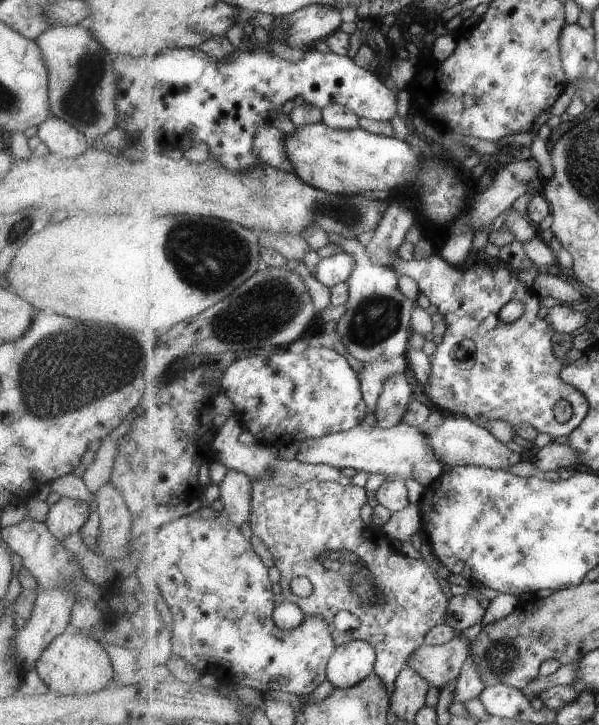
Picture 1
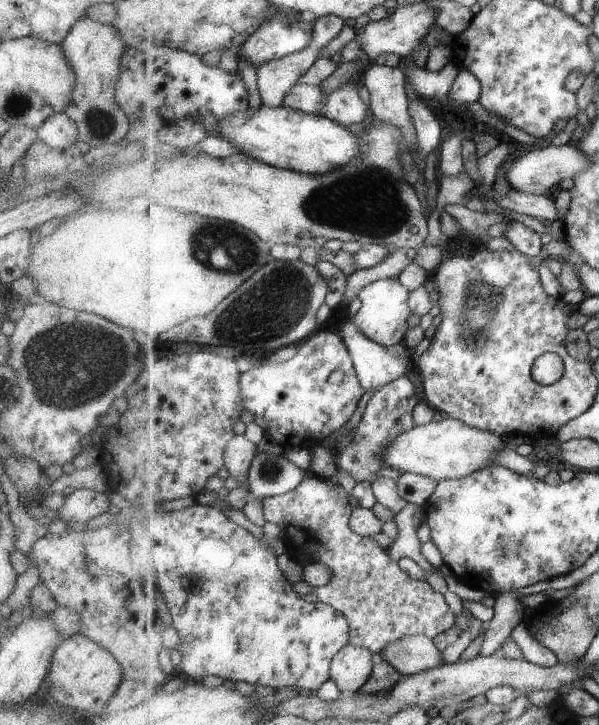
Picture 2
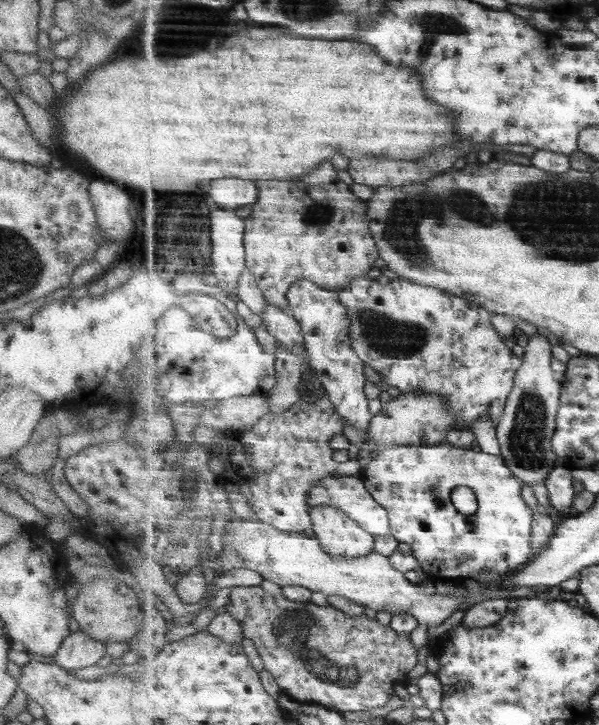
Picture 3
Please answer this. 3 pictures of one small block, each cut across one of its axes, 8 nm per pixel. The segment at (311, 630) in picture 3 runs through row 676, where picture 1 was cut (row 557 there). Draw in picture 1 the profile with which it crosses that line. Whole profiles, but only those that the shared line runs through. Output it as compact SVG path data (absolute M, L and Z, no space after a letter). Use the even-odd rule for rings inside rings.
M253 478L251 480L251 492L252 492L252 516L250 519L250 526L253 534L257 536L267 548L267 551L273 556L274 566L281 572L281 581L277 587L277 590L281 592L285 601L294 603L302 610L304 617L306 616L319 616L327 622L328 626L332 629L333 639L337 645L343 645L347 642L355 640L363 640L373 644L377 652L375 674L384 681L385 688L389 692L389 696L392 697L396 691L396 681L401 672L407 667L409 660L412 656L423 646L425 636L431 628L436 628L438 625L445 624L449 617L449 600L445 596L445 592L441 590L439 582L437 582L437 576L433 574L433 568L427 564L427 562L419 560L411 560L409 556L405 556L402 551L399 550L398 544L389 536L386 536L380 531L376 531L371 527L365 526L363 518L361 518L361 507L367 504L367 490L354 486L349 483L346 486L334 481L319 481L309 480L309 482L303 482L303 484L297 484L297 486L286 486L283 484L271 484L269 480L261 480L261 478ZM306 577L314 586L314 591L307 598L299 598L291 592L291 582L295 578ZM341 612L349 613L349 630L337 630L335 626L335 618L341 614Z

